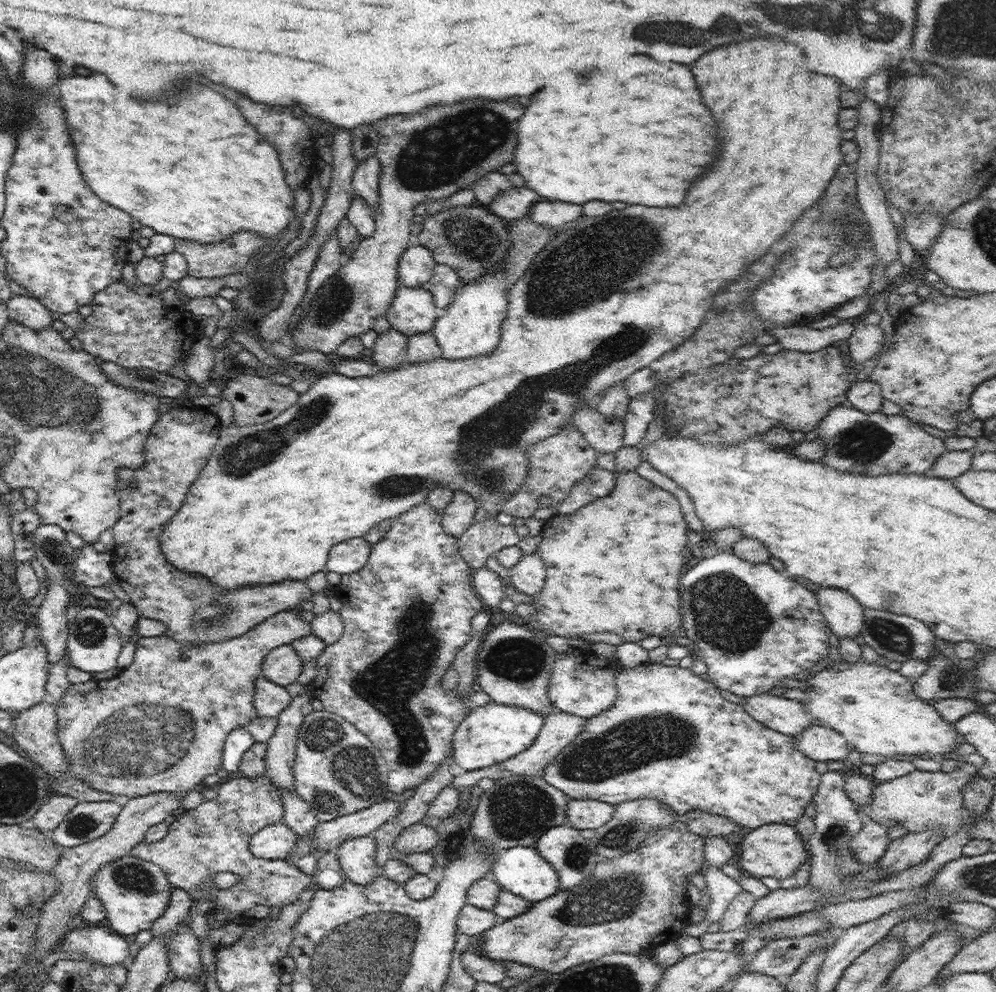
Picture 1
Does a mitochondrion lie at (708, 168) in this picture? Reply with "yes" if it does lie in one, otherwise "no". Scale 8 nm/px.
no

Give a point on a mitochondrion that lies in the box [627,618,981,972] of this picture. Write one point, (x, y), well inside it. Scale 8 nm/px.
(834, 836)

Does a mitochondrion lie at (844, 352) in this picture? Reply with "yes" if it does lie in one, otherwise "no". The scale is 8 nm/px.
no

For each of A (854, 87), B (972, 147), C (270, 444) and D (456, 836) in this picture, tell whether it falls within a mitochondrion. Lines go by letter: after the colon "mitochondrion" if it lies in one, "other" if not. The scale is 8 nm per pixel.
A: other
B: other
C: mitochondrion
D: mitochondrion

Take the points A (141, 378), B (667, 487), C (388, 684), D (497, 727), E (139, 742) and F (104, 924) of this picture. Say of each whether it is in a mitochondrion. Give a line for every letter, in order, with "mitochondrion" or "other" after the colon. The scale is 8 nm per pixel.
A: mitochondrion
B: other
C: mitochondrion
D: other
E: mitochondrion
F: other

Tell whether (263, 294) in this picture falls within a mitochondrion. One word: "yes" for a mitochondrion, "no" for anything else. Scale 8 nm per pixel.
yes

